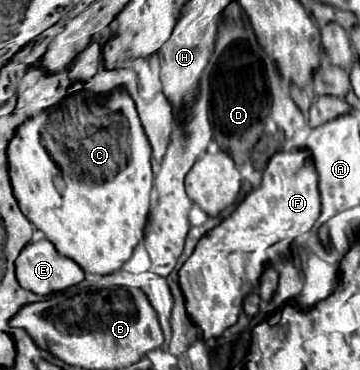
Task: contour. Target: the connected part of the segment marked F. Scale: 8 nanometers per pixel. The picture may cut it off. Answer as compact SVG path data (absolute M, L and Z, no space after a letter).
M307 148L275 152L263 170L259 188L249 192L229 218L225 218L219 226L209 230L199 240L195 252L179 270L179 284L189 304L189 316L193 316L193 322L201 328L201 334L205 340L221 336L223 330L227 330L229 326L237 322L243 298L257 288L265 262L271 262L275 256L287 256L289 244L303 232L309 232L313 224L317 222L319 214L321 214L319 184L317 184L317 170L315 170L311 152Z

